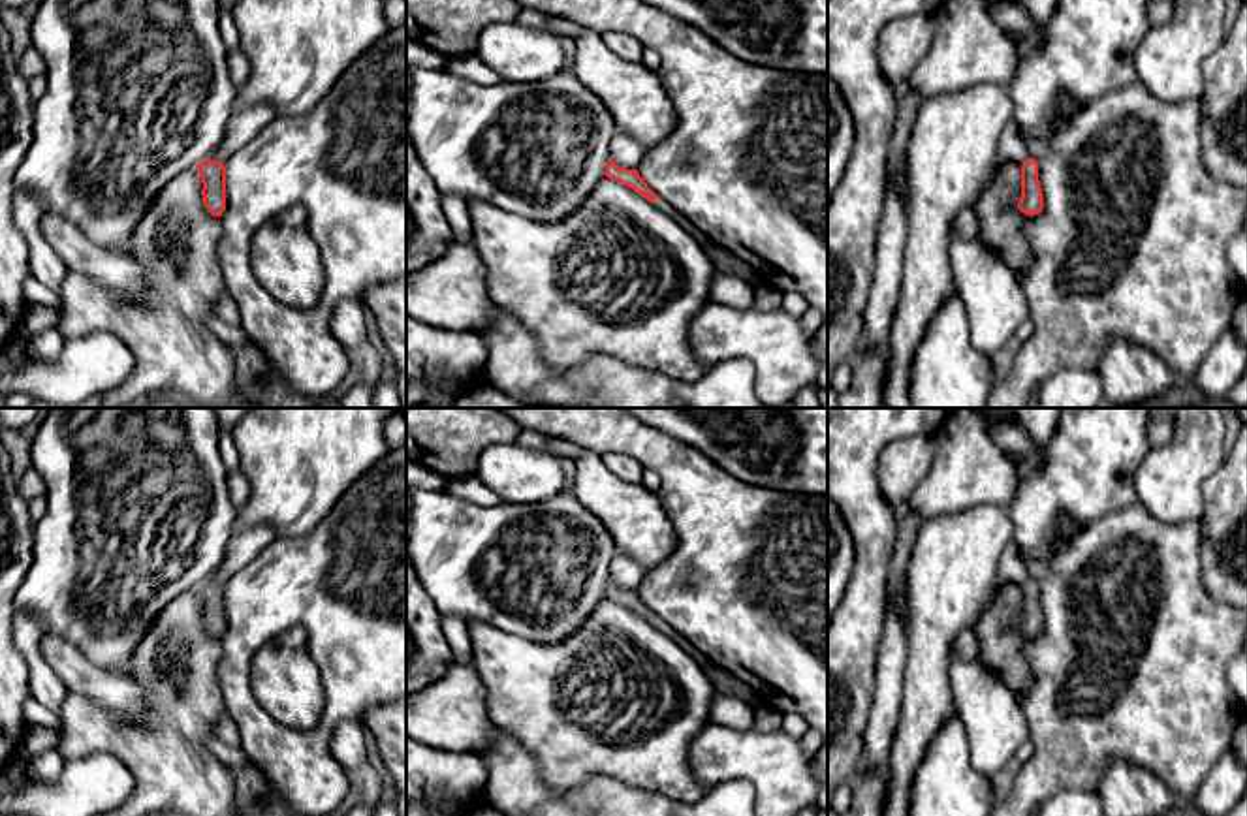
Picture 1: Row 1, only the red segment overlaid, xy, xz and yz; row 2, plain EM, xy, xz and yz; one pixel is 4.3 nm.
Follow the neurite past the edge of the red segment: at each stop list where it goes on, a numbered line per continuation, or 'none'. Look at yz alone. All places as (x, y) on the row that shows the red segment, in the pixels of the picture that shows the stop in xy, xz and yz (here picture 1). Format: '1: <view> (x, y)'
1: yz (1039, 147)

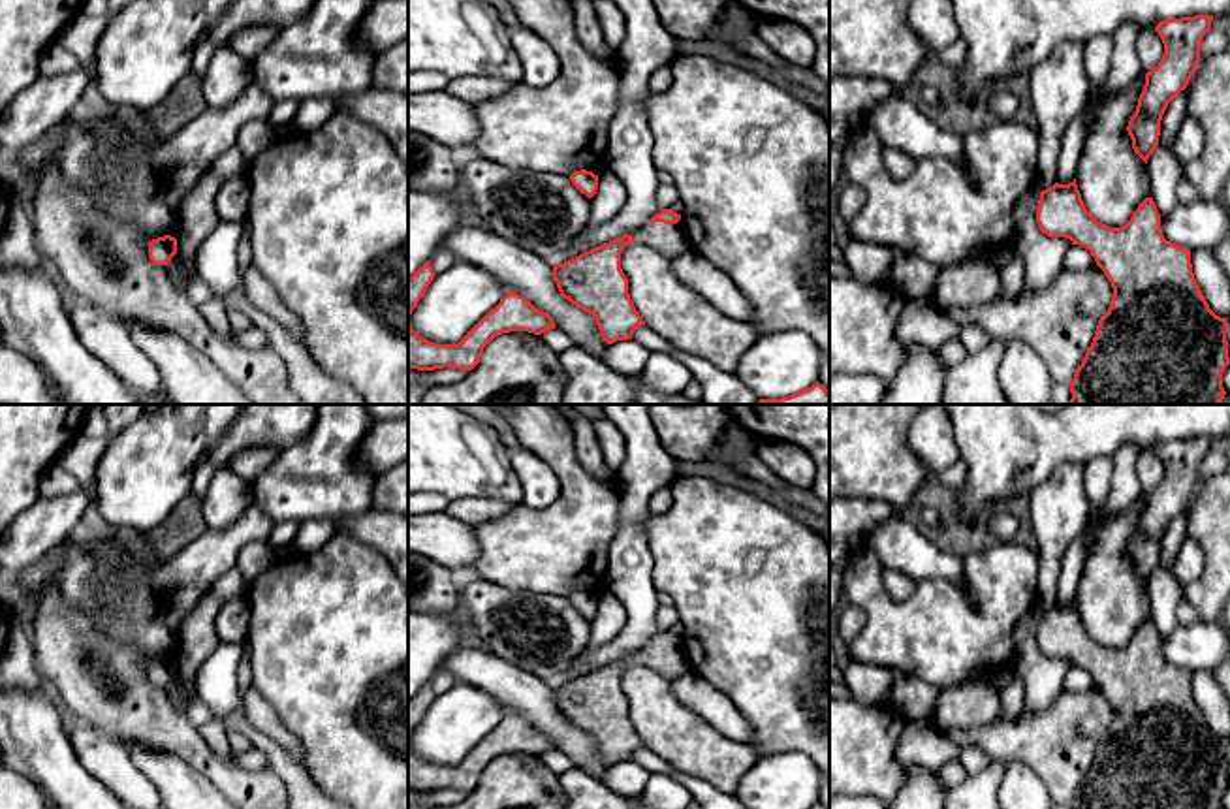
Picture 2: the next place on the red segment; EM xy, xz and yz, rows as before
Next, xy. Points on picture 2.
none

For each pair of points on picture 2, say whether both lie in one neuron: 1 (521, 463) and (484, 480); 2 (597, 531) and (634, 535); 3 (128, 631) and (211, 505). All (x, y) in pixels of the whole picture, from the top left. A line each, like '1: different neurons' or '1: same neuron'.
1: different neurons
2: different neurons
3: different neurons

